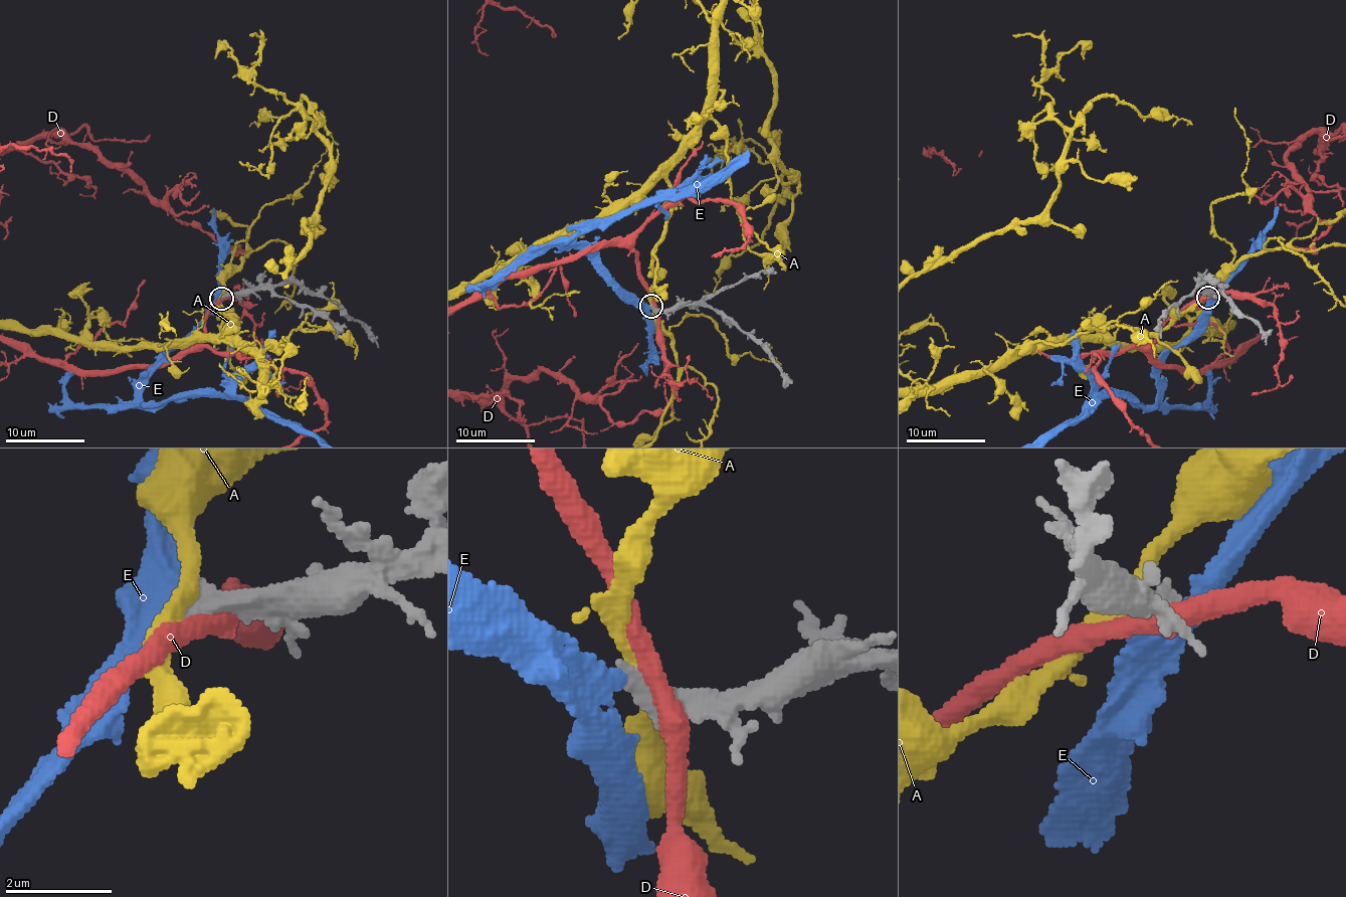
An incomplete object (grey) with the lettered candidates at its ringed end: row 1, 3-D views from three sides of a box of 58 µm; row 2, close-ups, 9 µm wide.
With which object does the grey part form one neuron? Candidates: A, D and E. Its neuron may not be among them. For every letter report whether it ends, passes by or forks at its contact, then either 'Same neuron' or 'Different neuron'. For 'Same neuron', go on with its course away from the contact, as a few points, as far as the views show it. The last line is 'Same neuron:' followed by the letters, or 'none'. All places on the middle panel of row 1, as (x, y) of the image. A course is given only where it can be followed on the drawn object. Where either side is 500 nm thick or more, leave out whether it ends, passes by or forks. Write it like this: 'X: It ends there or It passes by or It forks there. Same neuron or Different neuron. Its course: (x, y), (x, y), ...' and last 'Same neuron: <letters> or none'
A: It passes by. Different neuron
D: Different neuron
E: It passes by. Same neuron
Same neuron: E

